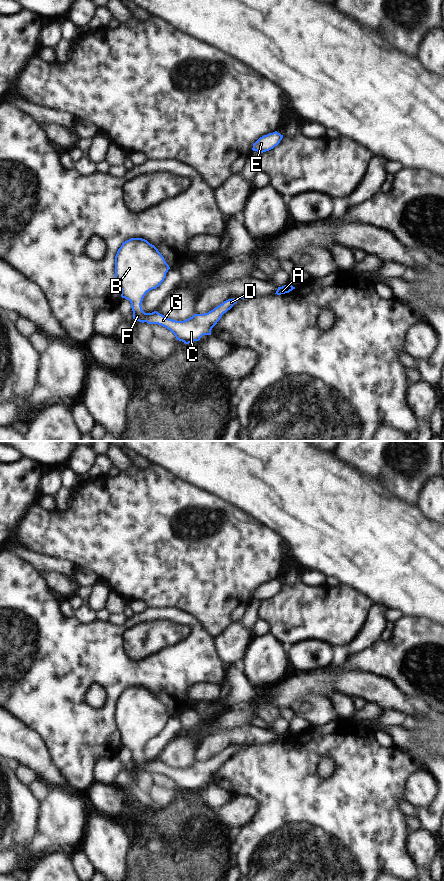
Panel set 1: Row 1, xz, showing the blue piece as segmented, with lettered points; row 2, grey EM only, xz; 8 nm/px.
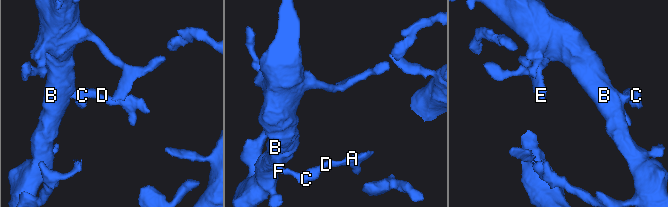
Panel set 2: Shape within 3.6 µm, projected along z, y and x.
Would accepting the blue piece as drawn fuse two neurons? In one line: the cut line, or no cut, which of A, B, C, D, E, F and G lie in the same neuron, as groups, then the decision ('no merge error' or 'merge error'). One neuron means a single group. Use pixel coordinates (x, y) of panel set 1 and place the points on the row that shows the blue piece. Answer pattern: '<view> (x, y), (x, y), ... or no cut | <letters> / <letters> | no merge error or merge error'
no cut | A B C D E F G | no merge error

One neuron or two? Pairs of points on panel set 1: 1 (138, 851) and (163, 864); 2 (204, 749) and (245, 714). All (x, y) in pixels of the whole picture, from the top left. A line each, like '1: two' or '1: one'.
1: one
2: two

